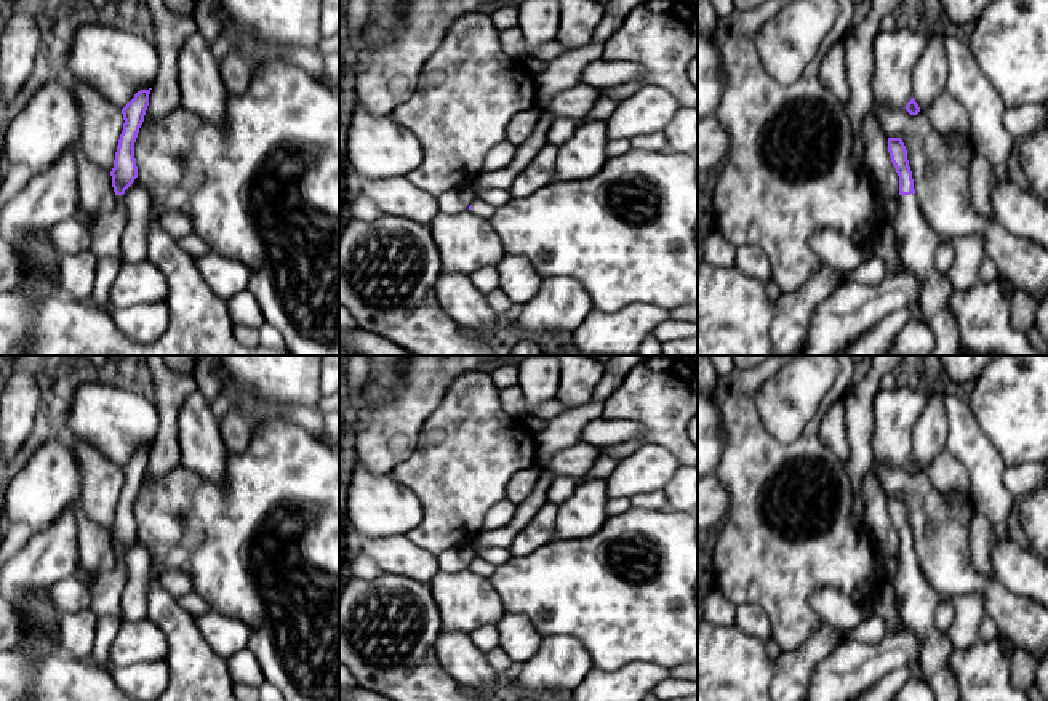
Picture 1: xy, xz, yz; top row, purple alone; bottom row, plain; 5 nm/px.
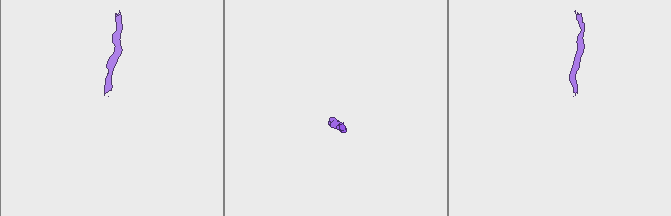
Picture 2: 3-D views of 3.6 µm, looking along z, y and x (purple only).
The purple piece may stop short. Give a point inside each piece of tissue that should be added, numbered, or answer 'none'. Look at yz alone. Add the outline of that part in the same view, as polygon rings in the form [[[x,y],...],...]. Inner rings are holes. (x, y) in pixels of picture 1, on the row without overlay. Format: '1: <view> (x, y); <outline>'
1: yz (916, 597); [[[915,552],[899,554],[891,586],[904,626],[922,642],[918,661],[923,680],[934,693],[934,701],[958,701],[955,675],[949,669],[954,647],[934,623],[939,594],[925,578]]]

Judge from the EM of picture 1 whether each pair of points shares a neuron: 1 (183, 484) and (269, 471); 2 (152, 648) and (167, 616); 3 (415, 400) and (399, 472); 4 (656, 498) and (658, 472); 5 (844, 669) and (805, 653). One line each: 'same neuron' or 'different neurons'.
1: same neuron
2: different neurons
3: different neurons
4: different neurons
5: different neurons

